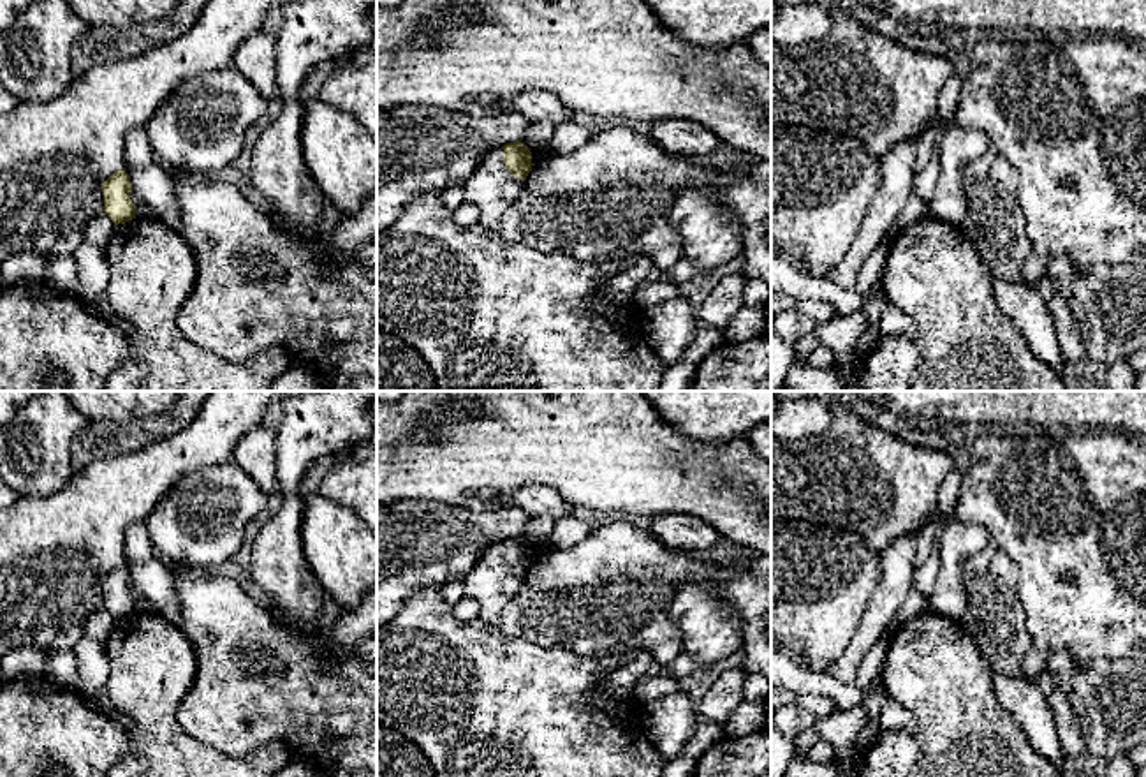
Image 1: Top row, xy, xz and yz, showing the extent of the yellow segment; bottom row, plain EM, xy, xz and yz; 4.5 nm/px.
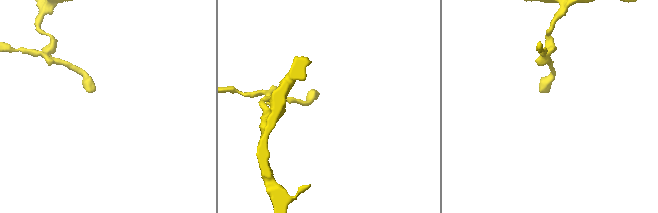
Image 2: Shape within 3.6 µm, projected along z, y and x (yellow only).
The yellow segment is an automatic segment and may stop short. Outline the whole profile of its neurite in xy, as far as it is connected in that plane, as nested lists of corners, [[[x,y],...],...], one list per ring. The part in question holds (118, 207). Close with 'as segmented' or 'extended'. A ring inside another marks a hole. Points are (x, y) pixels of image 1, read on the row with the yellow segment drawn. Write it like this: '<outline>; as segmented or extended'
[[[125,169],[116,171],[102,183],[104,215],[107,215],[114,226],[136,218],[136,204],[130,199],[130,190],[132,183]]]; as segmented

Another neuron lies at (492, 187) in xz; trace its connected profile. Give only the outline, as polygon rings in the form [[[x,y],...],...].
[[[502,146],[491,148],[463,185],[465,203],[479,211],[479,224],[495,229],[502,215],[525,190],[525,181],[503,164]]]

